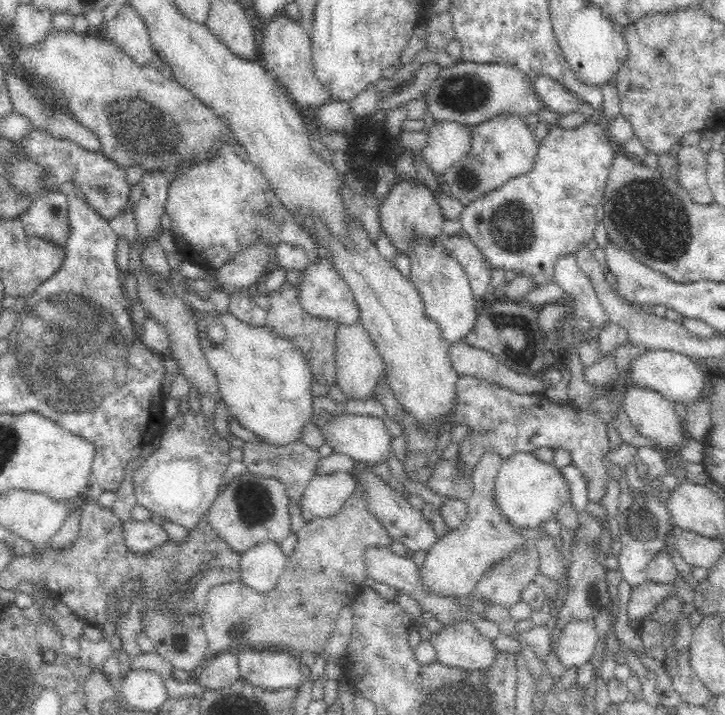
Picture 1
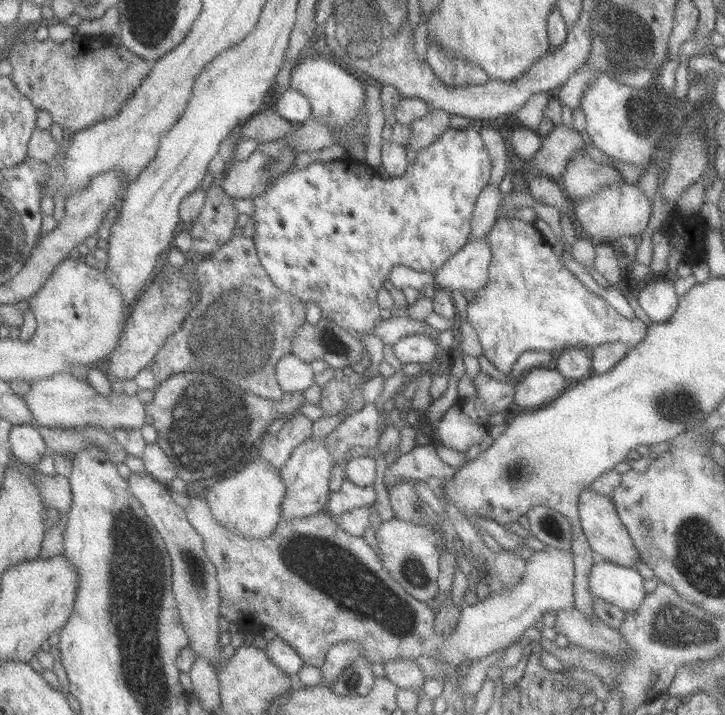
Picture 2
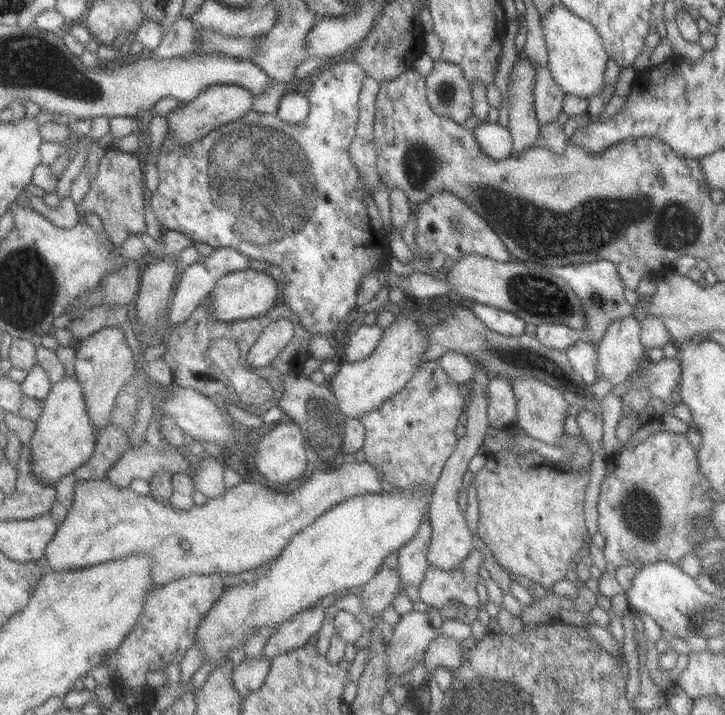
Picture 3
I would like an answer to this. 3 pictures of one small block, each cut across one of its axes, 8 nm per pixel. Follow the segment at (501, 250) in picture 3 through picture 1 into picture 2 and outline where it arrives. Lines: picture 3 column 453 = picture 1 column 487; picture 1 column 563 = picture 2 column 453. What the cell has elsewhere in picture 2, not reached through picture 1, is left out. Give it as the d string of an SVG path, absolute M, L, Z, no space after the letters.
M450 128L444 131L432 144L416 152L415 158L408 165L405 174L398 178L382 179L376 169L368 168L368 165L356 164L356 162L346 162L345 157L330 162L311 163L304 171L292 167L290 171L274 179L274 182L270 183L270 188L266 189L264 193L252 199L254 213L250 215L250 222L254 224L253 240L256 242L257 256L265 271L272 278L273 284L282 292L288 292L288 294L300 298L305 305L308 302L314 302L322 311L323 318L334 322L336 326L346 330L349 334L356 336L371 334L381 320L381 309L376 303L376 294L383 287L382 283L388 278L392 268L407 266L418 272L435 274L436 270L442 268L447 260L469 241L475 202L489 183L491 168L491 158L482 142L480 131L476 128Z

